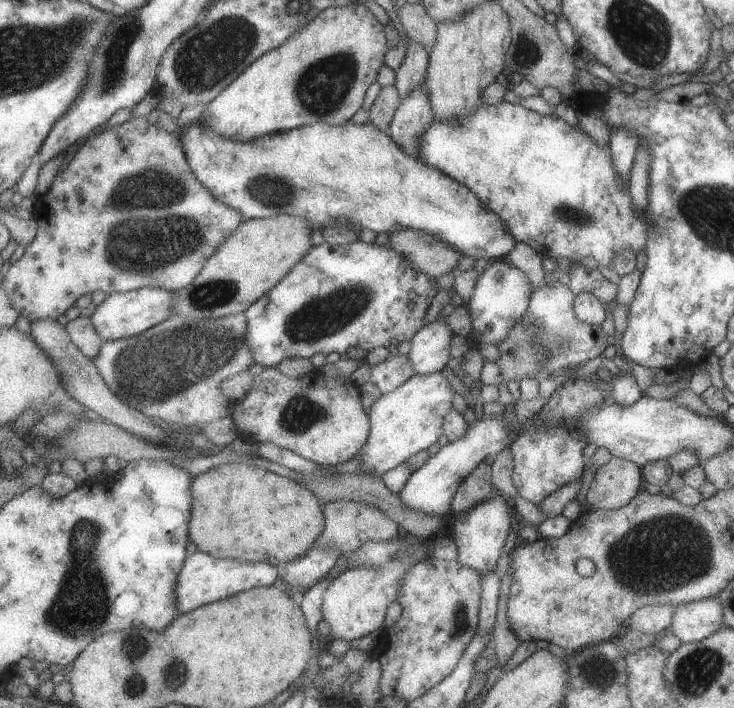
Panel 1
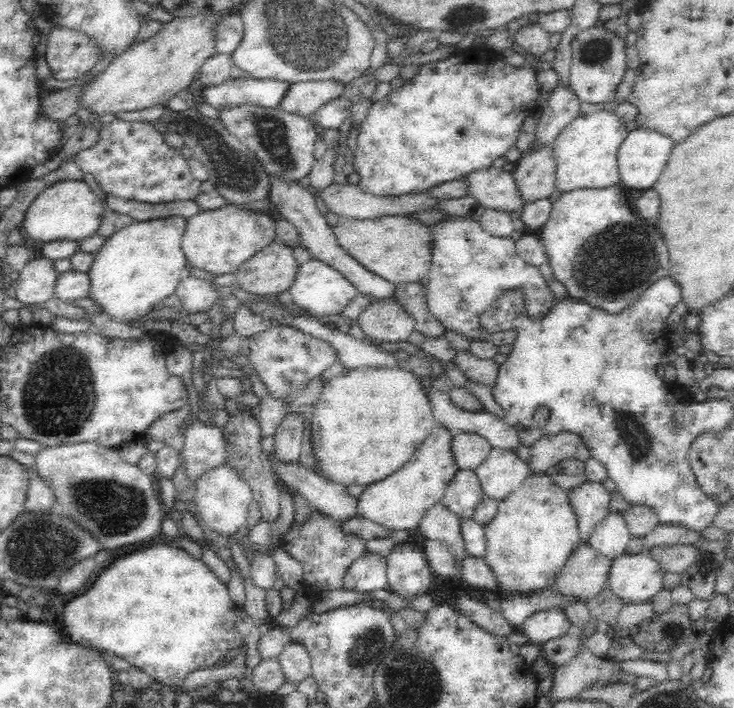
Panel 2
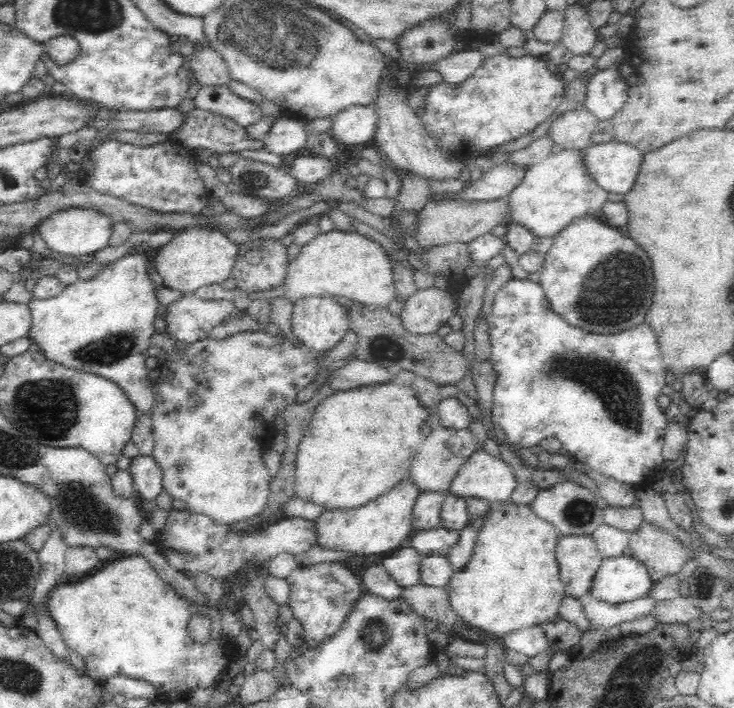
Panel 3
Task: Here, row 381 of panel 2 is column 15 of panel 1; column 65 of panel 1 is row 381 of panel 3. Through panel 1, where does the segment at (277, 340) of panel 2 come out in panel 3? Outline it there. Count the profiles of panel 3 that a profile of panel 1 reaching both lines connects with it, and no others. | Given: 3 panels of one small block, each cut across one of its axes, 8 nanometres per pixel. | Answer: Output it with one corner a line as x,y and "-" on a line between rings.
258,330
254,332
238,332
236,335
228,336
223,340
215,339
214,337
206,338
206,340
198,340
198,342
190,343
181,352
173,354
171,361
166,366
170,373
173,373
172,380
168,380
166,383
161,383
157,386
157,402
153,406
152,430
154,437
154,452
152,457
157,462
158,466
163,472
163,487
165,491
184,502
186,508
192,512
206,515
210,517
214,523
219,525
232,525
235,522
242,522
242,520
252,519
253,516
260,515
266,500
268,500
268,492
270,487
270,475
268,468
263,462
262,444
257,437
261,434
268,434
268,427
270,432
274,432
275,429
275,417
278,414
282,414
283,410
290,406
292,403
296,403
296,397
298,392
306,388
316,376
318,376
318,368
320,368
320,361
322,360
323,353
318,353
314,349
310,349
310,346
304,345
302,342
298,342
296,346
286,339
286,336
274,336
268,334
266,331

